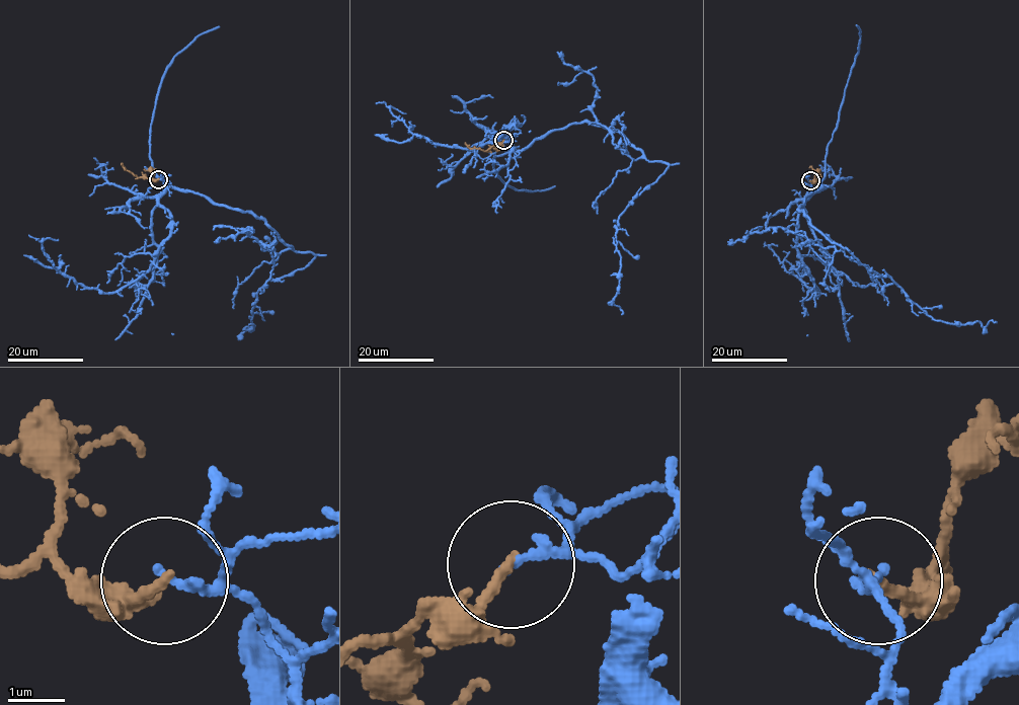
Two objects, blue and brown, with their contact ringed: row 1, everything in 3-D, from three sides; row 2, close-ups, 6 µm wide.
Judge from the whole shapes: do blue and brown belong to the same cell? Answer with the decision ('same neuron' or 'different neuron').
different neuron

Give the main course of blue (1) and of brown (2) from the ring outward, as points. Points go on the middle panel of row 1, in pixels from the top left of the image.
1: (502, 141), (523, 150), (588, 122), (669, 165), (619, 217), (613, 303), (622, 314)
2: (502, 141), (484, 151), (470, 148), (465, 143)

